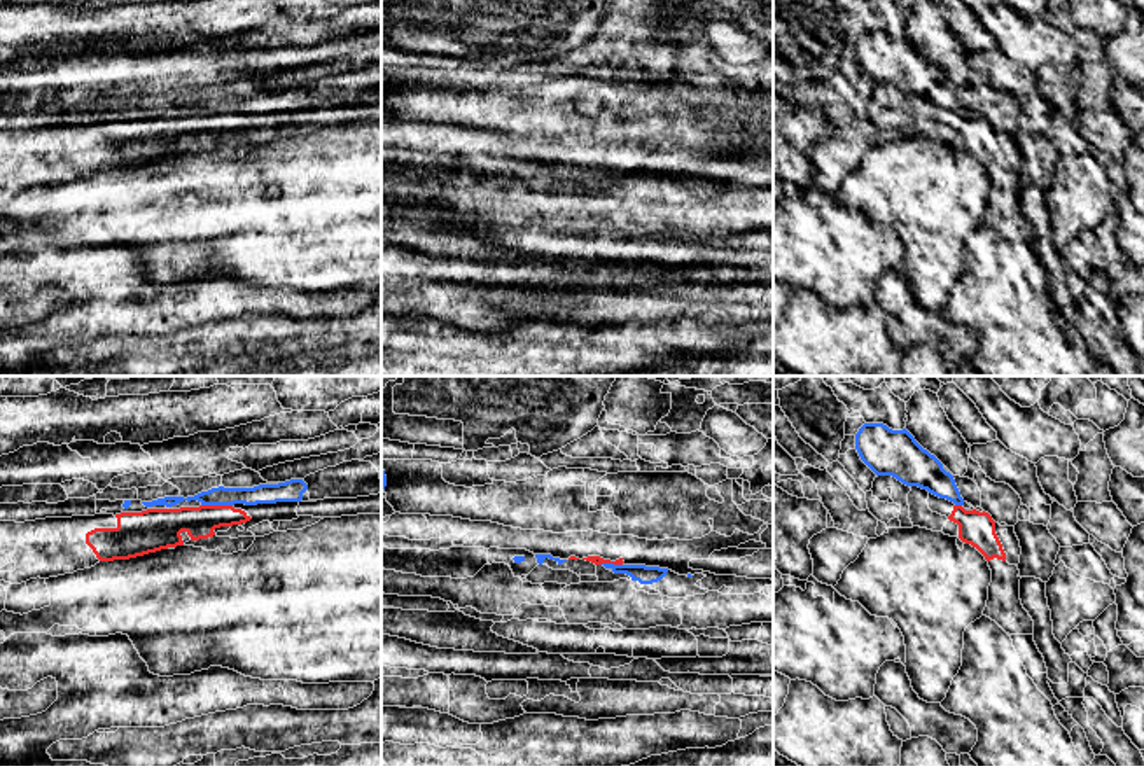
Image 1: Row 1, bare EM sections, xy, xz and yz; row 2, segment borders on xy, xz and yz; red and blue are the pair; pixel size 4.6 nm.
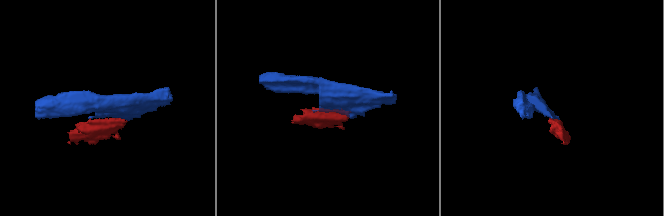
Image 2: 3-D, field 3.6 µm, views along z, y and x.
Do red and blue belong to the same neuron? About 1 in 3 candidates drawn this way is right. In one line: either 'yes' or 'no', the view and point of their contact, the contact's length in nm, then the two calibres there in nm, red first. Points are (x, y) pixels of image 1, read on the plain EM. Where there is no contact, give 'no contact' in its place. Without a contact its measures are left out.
no | xy (217, 114) | 140 nm | 150/100 nm

